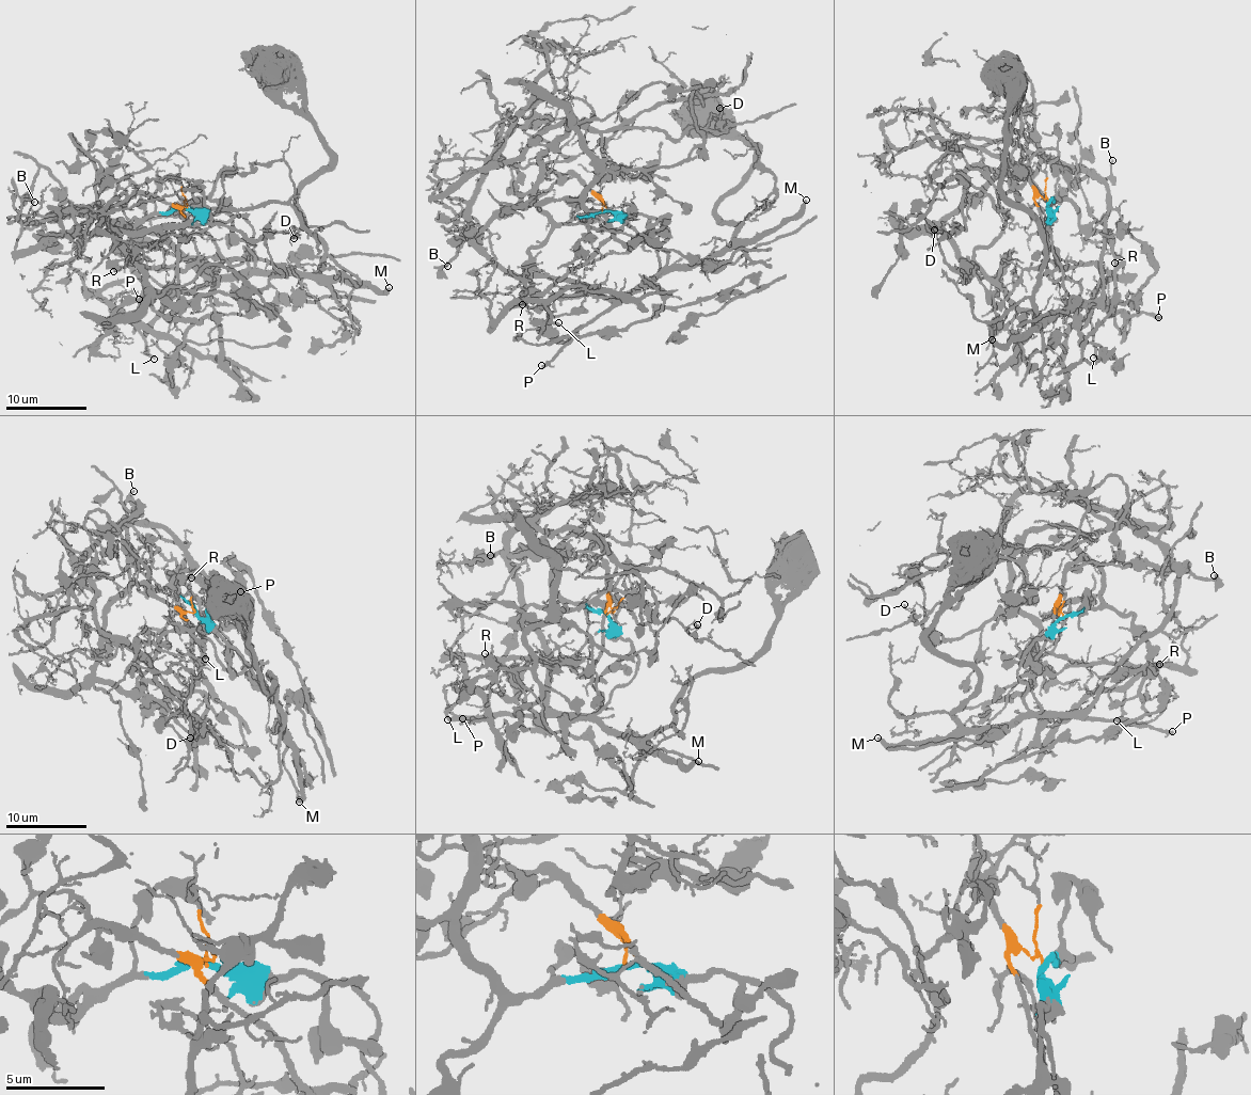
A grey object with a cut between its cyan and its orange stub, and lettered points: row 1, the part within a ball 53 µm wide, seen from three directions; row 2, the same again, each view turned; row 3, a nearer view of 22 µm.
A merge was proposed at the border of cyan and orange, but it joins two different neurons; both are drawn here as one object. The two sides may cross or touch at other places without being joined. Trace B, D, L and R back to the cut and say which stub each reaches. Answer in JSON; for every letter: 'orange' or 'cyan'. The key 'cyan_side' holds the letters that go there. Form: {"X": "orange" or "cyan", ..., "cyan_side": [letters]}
{"B": "cyan", "D": "cyan", "L": "cyan", "R": "cyan", "cyan_side": ["B", "D", "L", "R"]}

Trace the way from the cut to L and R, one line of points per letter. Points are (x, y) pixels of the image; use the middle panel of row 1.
L: (602, 210), (571, 216), (528, 252), (548, 321), (529, 302), (508, 305), (541, 303), (558, 323)
R: (602, 210), (571, 216), (528, 252), (529, 279), (537, 295), (534, 306), (522, 304)

